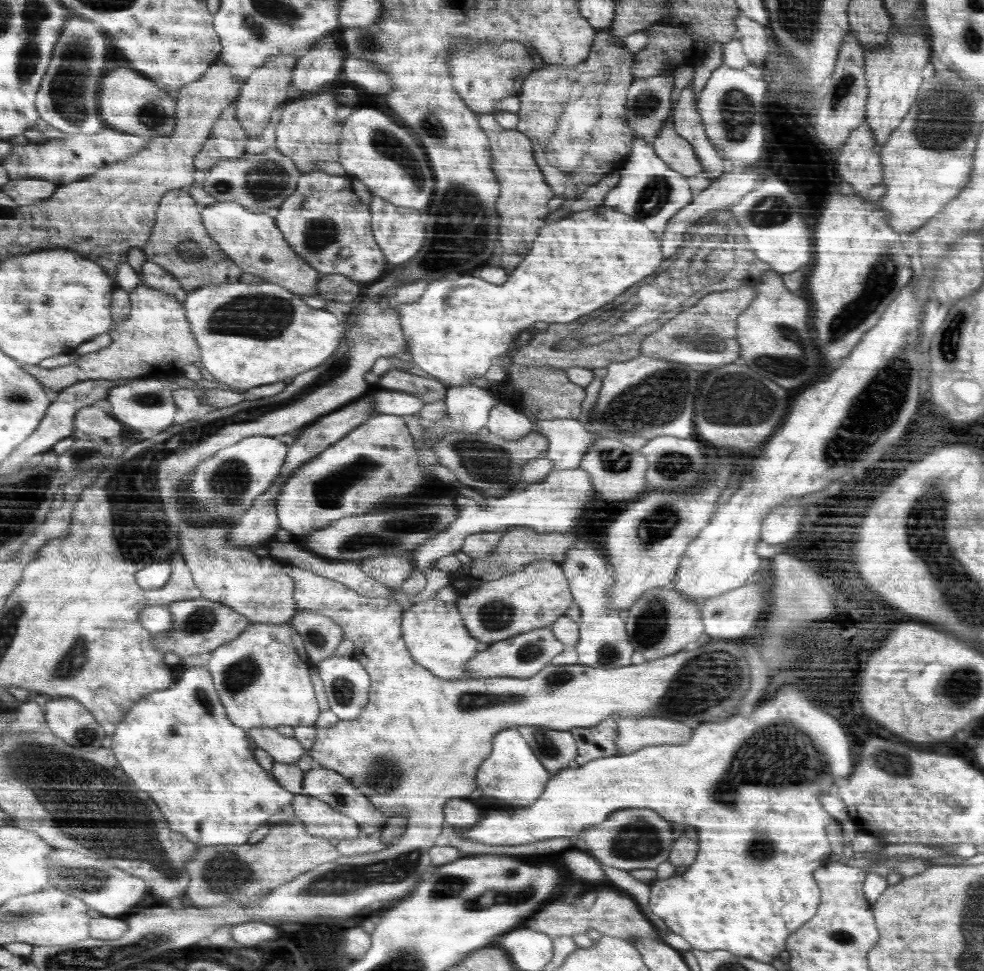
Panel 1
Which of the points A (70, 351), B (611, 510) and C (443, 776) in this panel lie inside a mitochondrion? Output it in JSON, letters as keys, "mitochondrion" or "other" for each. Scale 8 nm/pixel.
{"A":"other","B":"other","C":"other"}

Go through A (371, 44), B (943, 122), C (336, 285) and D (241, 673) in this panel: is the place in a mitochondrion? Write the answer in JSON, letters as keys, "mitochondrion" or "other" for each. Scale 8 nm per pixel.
{"A":"mitochondrion","B":"mitochondrion","C":"other","D":"mitochondrion"}

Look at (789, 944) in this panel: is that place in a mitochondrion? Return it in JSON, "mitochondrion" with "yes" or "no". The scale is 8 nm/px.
{"mitochondrion":"no"}

